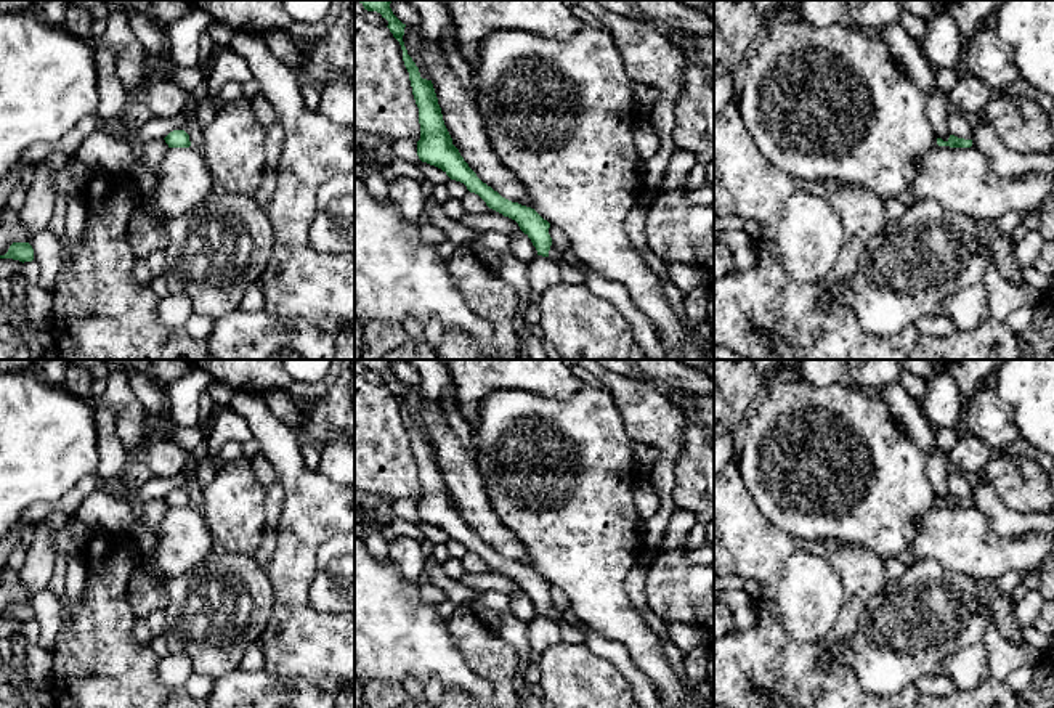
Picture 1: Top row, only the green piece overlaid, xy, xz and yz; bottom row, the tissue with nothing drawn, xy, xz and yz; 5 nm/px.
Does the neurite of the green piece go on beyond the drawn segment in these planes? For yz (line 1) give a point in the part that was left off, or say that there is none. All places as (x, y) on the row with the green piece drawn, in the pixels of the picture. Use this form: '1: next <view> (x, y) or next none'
1: next none

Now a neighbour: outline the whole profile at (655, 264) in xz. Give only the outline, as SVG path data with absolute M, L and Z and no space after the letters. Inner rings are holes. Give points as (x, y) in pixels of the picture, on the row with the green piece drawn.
M647 244L637 249L648 268L663 281L671 283L667 263L661 260Z

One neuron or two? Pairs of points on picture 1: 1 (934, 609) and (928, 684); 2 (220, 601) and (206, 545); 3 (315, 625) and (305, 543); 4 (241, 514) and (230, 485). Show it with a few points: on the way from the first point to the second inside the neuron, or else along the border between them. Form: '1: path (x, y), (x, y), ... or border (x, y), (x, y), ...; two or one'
1: border (939, 673), (921, 676), (913, 683); two
2: border (215, 546), (178, 575); two
3: path (297, 604), (297, 564); one
4: path (236, 508), (235, 492); one

